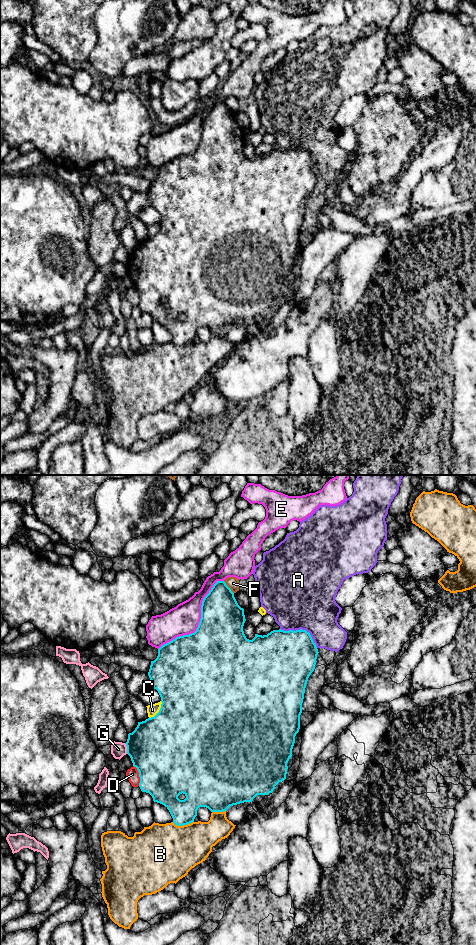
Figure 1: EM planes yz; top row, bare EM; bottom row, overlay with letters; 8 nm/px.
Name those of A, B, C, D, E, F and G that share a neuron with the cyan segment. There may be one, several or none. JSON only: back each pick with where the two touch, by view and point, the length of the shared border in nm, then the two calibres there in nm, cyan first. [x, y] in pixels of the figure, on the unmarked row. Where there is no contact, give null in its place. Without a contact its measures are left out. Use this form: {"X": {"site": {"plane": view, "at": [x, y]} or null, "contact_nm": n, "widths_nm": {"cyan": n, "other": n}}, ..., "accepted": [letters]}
{"accepted": []}

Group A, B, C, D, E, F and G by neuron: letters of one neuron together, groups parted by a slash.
A / B / C / D / E G / F

